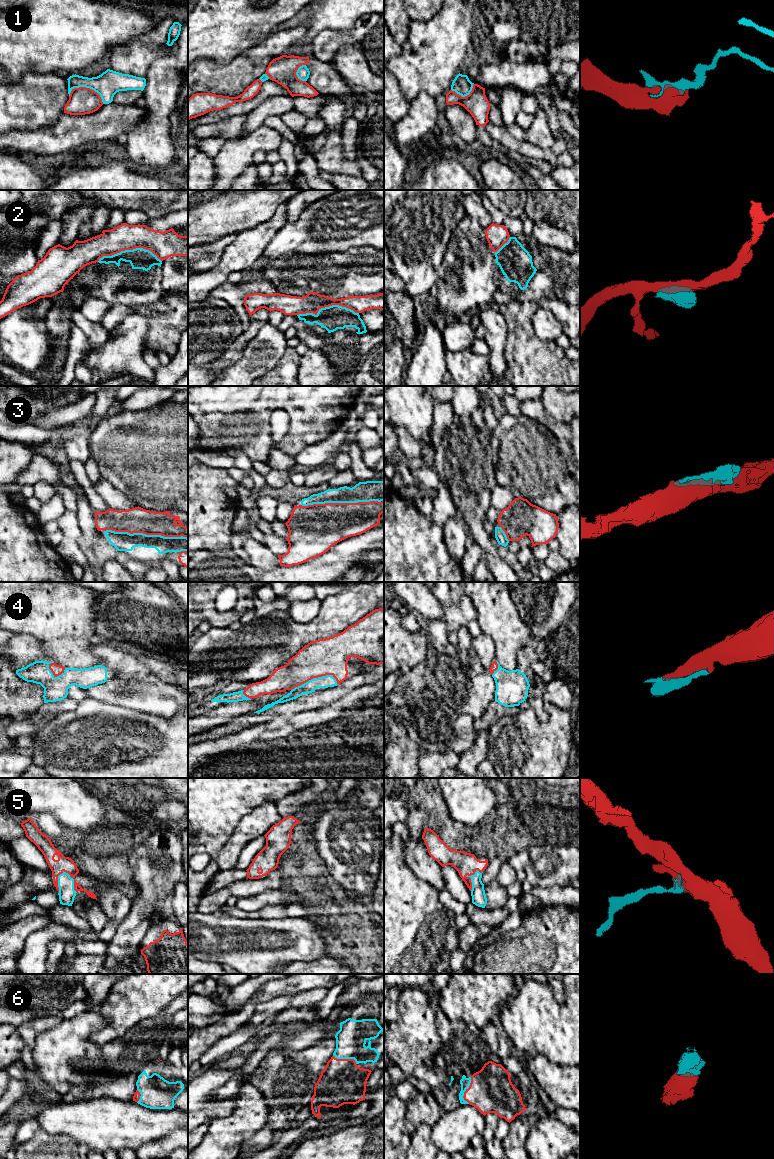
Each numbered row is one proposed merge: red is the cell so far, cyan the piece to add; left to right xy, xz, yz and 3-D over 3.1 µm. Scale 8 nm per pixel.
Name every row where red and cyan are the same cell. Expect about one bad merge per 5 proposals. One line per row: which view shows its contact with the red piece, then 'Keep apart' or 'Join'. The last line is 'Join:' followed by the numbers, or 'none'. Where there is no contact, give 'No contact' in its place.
1: Touches red in xy. Join
2: Touches red in xy. Keep apart
3: Touches red in xy. Join
4: Touches red in xz. Join
5: Touches red in xy. Join
6: Touches red in yz. Join
Join: 1, 3, 4, 5, 6

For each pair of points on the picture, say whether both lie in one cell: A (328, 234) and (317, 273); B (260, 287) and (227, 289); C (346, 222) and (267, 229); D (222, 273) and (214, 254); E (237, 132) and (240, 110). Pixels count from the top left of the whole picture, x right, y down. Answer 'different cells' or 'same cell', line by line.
A: different cells
B: same cell
C: different cells
D: different cells
E: different cells

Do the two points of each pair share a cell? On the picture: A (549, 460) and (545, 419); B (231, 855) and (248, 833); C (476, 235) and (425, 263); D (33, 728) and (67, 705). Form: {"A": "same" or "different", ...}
{"A": "different", "B": "same", "C": "different", "D": "same"}

